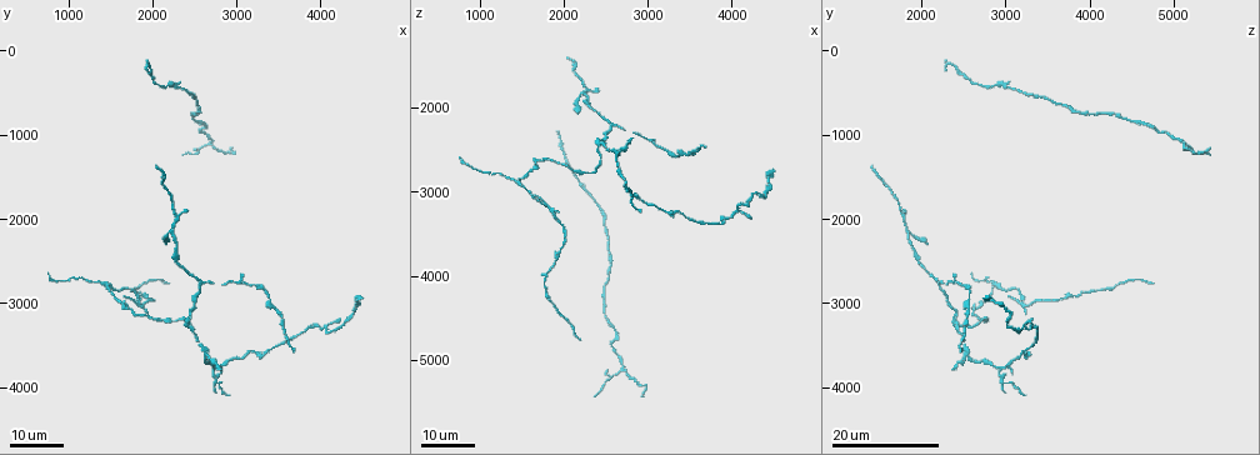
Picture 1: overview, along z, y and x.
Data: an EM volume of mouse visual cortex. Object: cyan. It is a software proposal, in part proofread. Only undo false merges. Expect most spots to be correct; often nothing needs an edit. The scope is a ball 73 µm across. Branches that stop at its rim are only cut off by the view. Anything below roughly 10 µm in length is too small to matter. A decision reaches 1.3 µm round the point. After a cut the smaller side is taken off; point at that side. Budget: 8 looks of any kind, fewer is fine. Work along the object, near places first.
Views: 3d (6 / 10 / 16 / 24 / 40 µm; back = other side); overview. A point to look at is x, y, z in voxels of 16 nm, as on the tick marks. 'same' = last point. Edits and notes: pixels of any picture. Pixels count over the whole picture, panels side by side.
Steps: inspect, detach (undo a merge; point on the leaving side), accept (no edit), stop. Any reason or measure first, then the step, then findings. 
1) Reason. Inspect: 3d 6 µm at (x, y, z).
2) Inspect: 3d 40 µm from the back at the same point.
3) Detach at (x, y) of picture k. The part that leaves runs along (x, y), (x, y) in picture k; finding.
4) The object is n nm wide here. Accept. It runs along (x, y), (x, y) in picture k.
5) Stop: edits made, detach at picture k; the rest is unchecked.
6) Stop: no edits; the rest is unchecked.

Calibre changes. Inspect: 3d 24 µm at (1500, 2750, 2850).

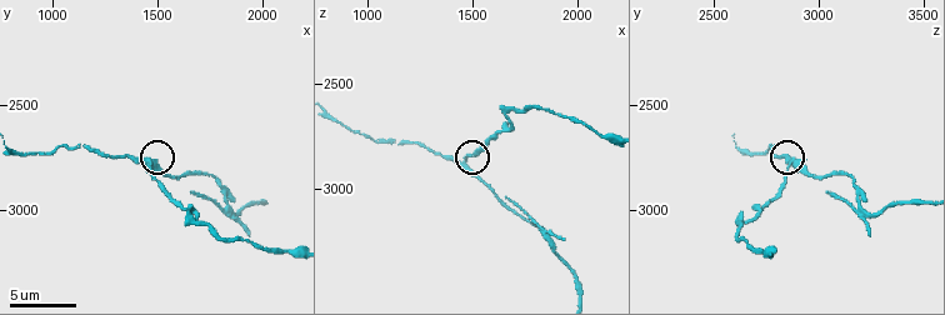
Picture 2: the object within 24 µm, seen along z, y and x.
Closer look. Inspect: 3d 10 µm at (1450, 2780, 2870).

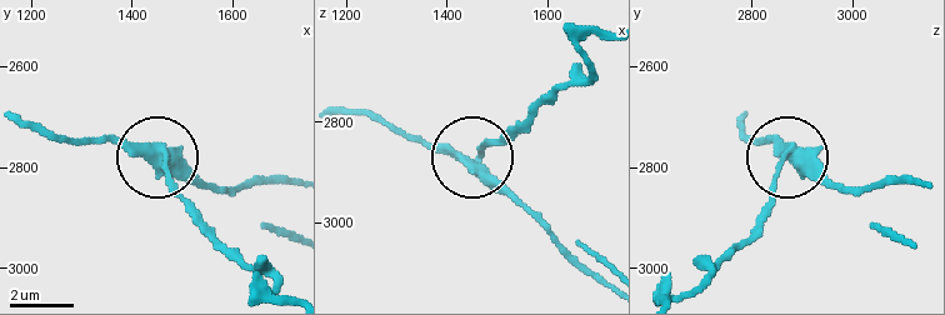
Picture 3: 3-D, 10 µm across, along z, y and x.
Detach at (185, 171) of picture 3. The part that leaves runs along (150, 149), (228, 189), (293, 181) in picture 3; a second cell is stuck on.

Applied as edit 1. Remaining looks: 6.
Inspect: overview.

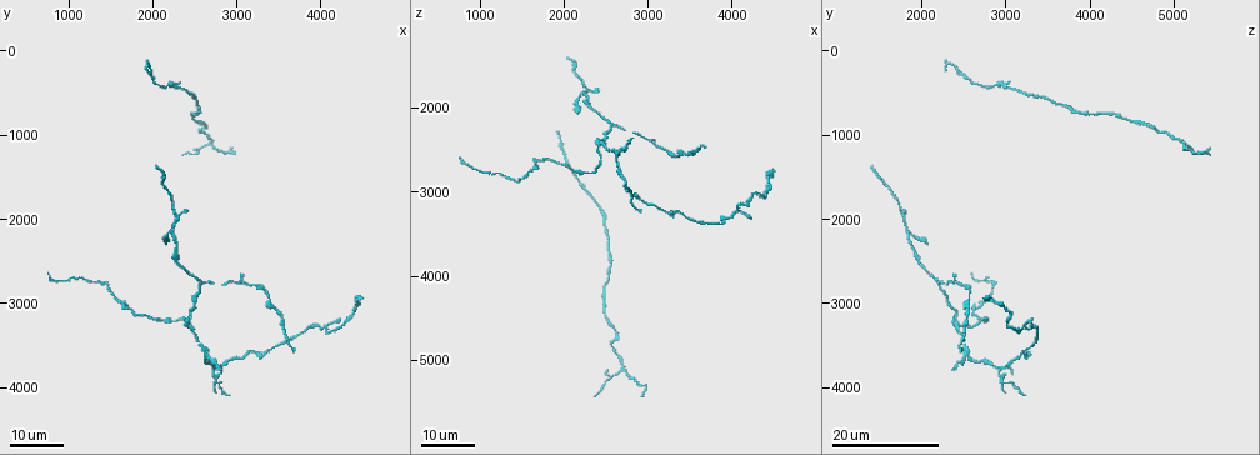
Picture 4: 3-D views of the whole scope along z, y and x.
Three-way junction. Inspect: 3d 24 µm at (2400, 3250, 2450).

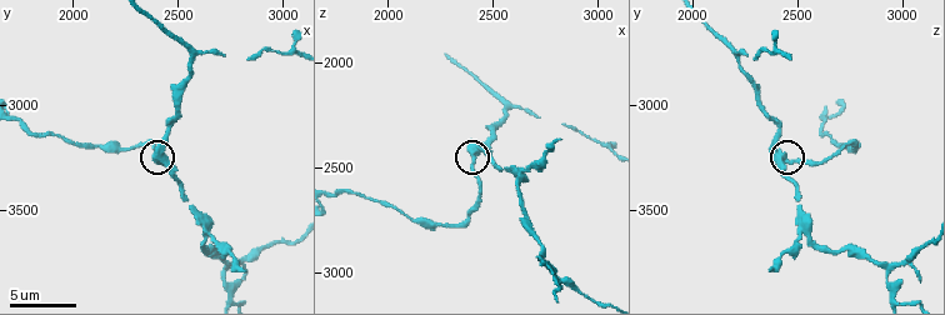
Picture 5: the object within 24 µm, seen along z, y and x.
Inspect: 3d 6 µm at (2430, 3270, 2400).

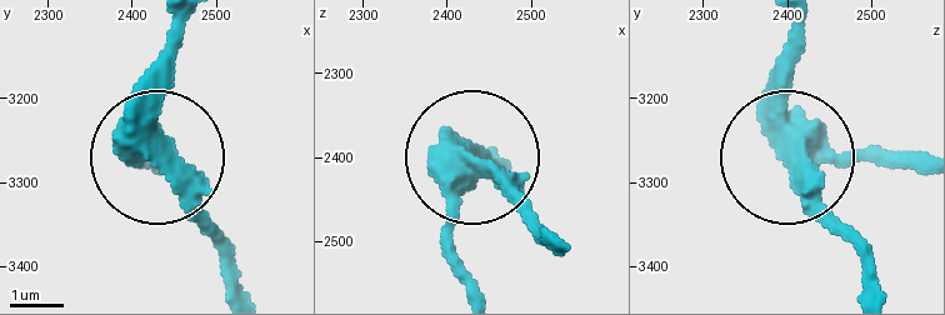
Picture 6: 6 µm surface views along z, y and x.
Inspect: 3d 6 µm from the back at (2425, 3265, 2405).

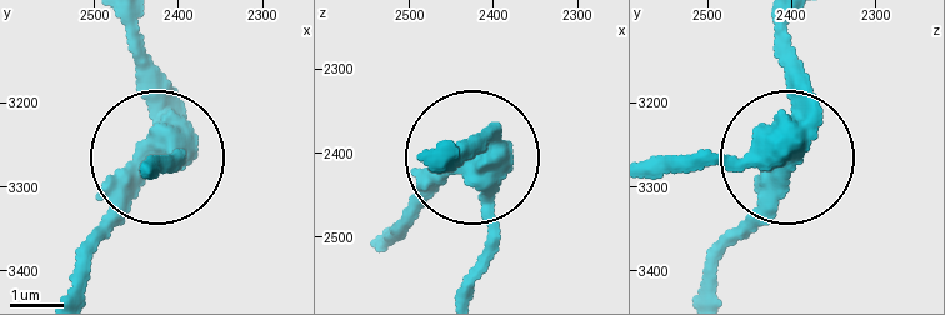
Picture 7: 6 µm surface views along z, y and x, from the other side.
The object is 410 nm wide here. Accept. One cell here.

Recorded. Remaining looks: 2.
Calibre changes. Inspect: 3d 24 µm at (2700, 1100, 5100).

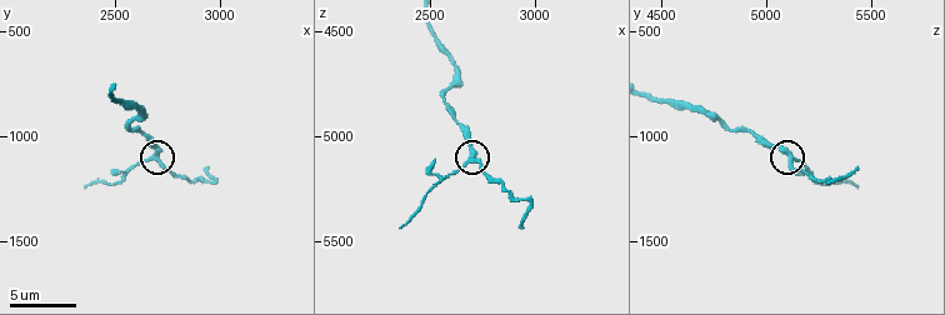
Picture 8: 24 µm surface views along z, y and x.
Inspect: 3d 6 µm at (2700, 1120, 5110).

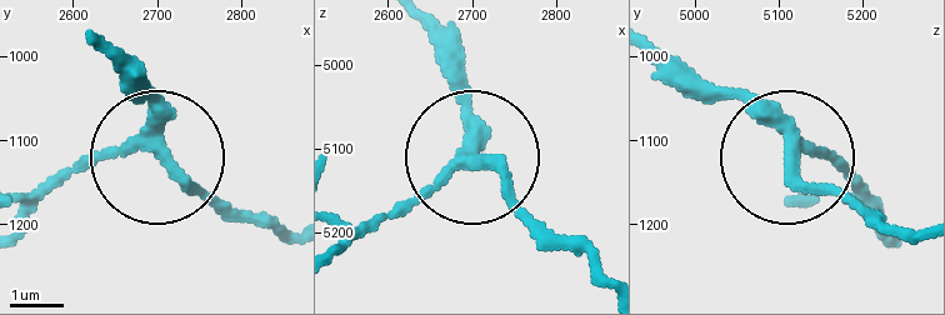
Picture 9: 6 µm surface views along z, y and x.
3 arms meet here. Accept. All the same cell.

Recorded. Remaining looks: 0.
Stop: edits made, detach at picture 3; the rest is unchecked.

